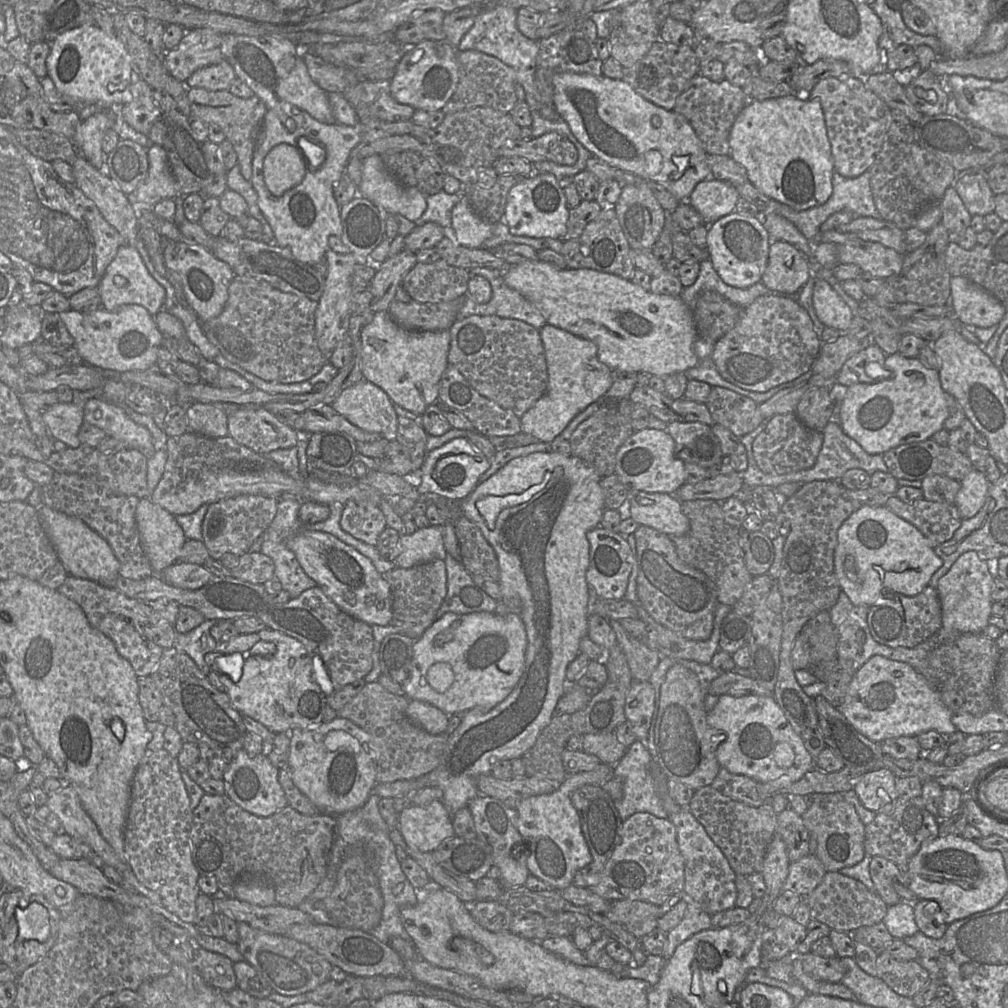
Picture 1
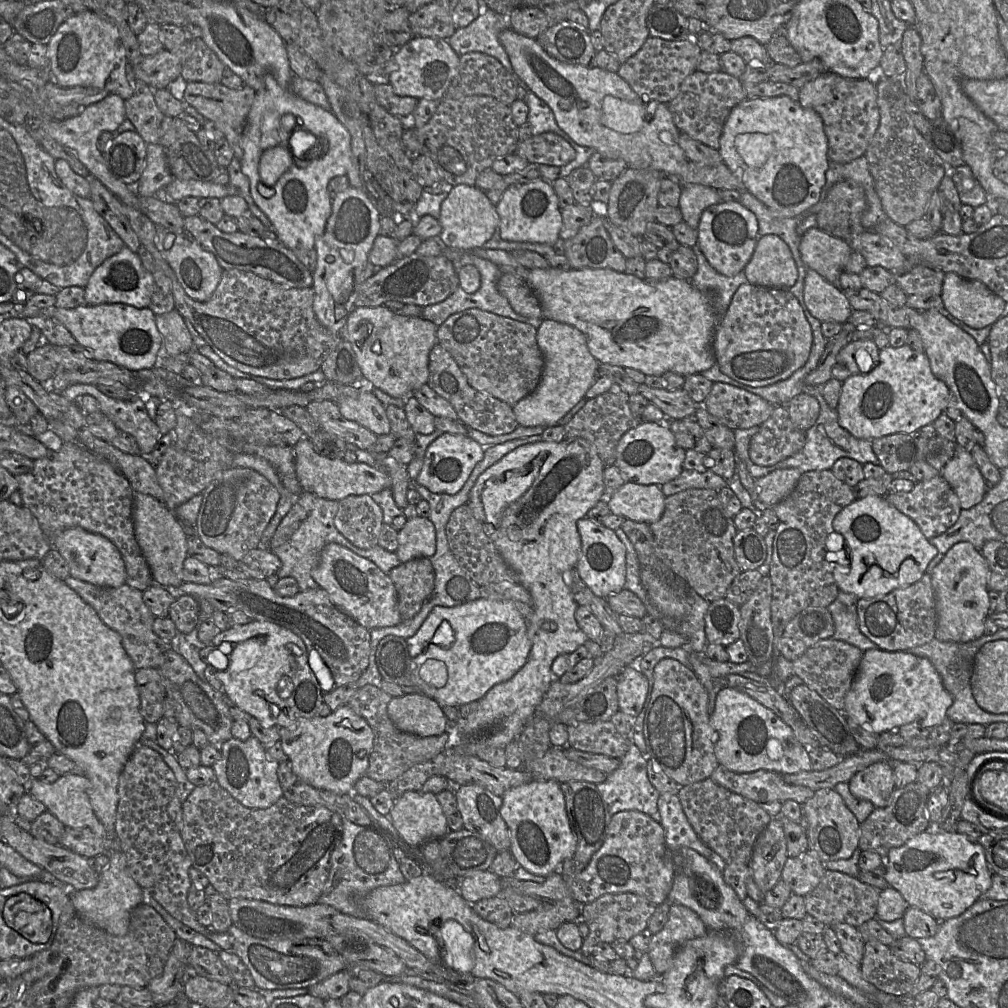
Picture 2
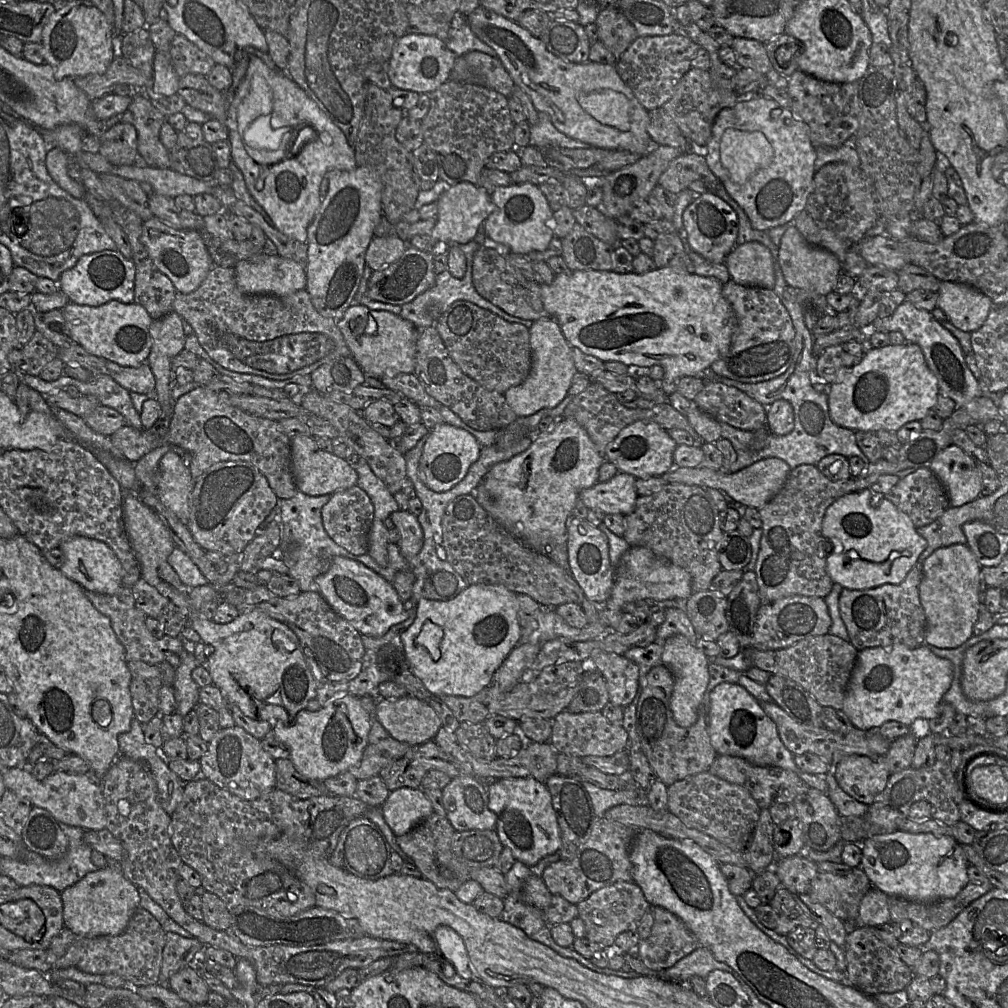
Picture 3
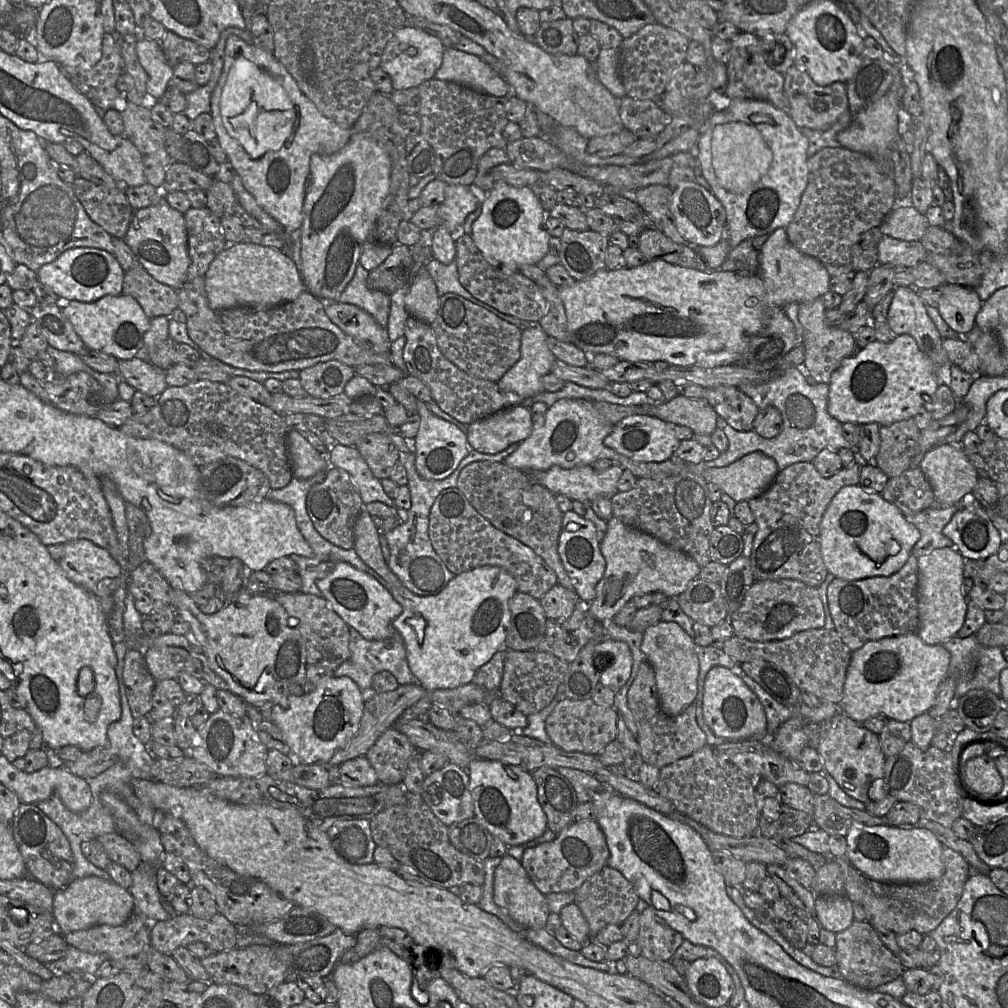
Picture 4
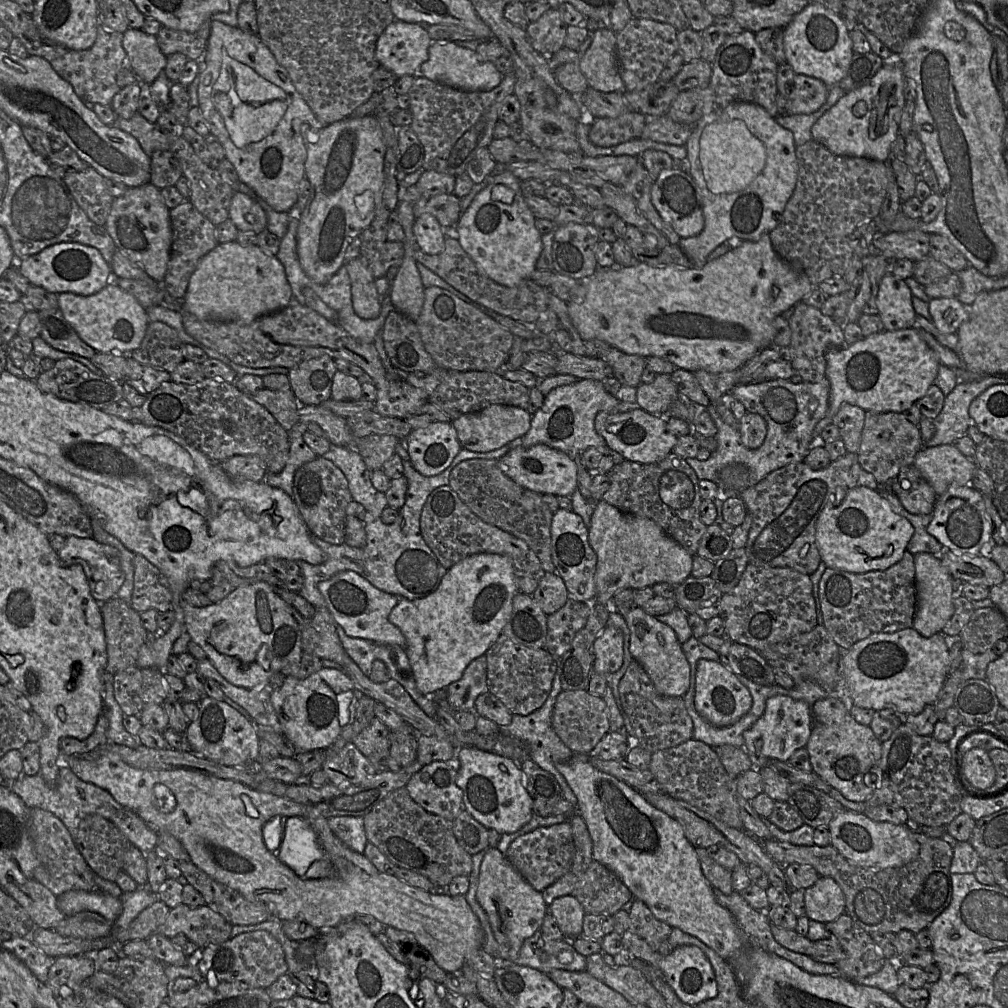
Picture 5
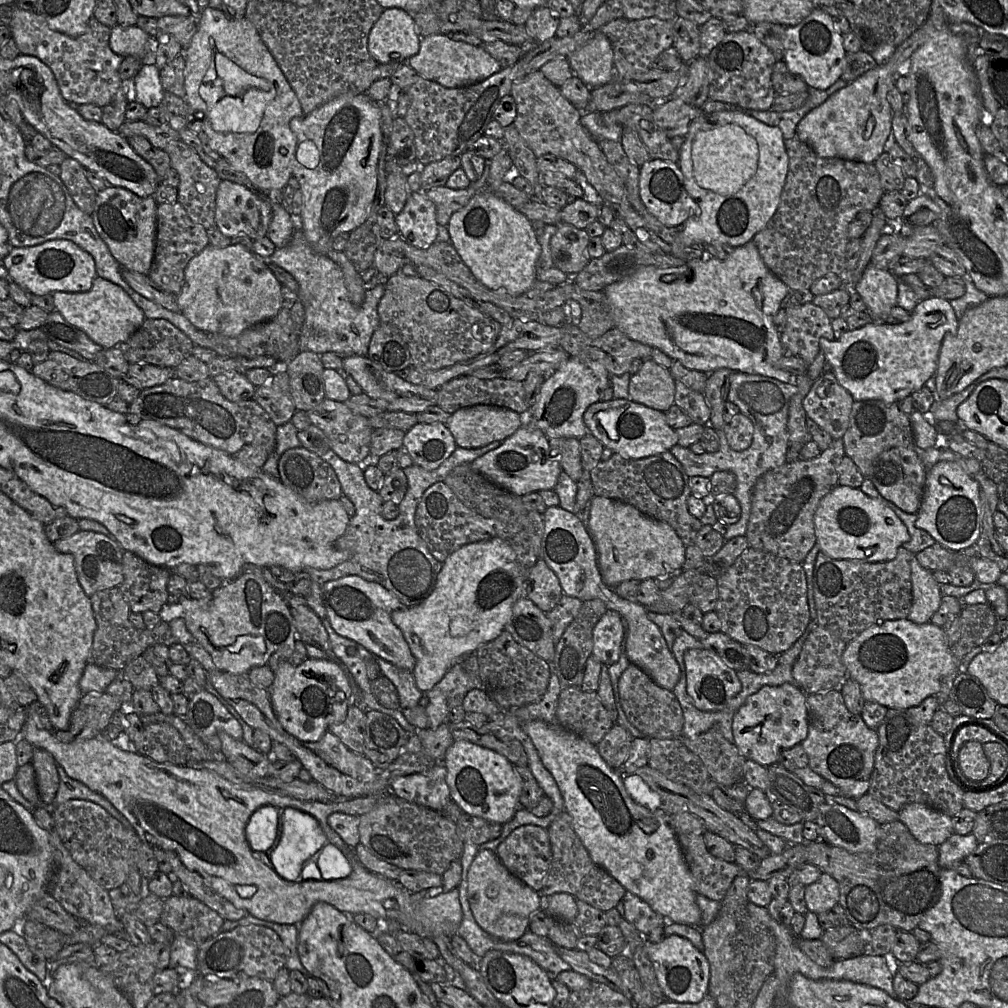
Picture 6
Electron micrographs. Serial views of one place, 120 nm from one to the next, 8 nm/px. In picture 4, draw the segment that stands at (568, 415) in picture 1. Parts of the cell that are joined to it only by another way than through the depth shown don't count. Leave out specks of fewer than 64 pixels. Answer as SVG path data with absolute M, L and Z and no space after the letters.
M538 324L522 331L520 359L497 382L501 390L515 393L523 399L533 397L544 391L542 378L551 373L556 361L555 355L548 347L547 338L548 334Z

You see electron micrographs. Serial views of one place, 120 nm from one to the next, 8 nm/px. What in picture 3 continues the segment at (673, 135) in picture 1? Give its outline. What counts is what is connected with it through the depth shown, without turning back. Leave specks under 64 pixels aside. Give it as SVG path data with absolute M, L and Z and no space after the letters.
M477 7L466 16L471 31L491 47L496 57L514 81L532 100L538 112L549 115L556 129L570 138L592 147L607 150L627 150L641 156L651 153L657 146L647 132L649 111L638 101L632 90L619 77L615 66L588 61L573 63L564 61L549 52L539 37L533 36L517 22L491 10Z

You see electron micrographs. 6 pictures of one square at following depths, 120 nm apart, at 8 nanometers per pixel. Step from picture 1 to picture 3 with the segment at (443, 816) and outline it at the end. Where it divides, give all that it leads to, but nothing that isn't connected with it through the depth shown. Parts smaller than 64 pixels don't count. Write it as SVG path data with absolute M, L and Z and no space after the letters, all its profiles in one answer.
M410 787L390 791L380 811L396 836L408 833L434 812L422 789Z

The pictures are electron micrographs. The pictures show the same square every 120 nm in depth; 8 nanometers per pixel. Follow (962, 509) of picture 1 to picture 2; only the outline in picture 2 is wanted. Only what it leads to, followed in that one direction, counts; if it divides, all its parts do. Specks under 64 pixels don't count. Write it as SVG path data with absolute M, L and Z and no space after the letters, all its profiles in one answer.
M956 445L954 456L944 465L940 475L956 493L960 506L967 510L979 504L987 491L987 484L971 453Z

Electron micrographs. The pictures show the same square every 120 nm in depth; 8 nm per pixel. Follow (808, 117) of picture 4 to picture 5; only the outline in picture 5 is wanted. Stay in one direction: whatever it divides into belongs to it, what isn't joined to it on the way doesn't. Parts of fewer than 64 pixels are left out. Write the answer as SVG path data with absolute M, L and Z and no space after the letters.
M787 63L778 65L776 85L787 101L789 115L814 113L826 102L829 92L821 80L797 74Z

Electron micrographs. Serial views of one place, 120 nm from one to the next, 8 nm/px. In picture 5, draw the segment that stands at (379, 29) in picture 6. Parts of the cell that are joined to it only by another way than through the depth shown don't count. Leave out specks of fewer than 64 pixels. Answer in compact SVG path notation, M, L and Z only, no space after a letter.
M395 19L382 32L376 43L375 57L380 66L397 78L420 76L420 66L428 59L432 40L418 23Z

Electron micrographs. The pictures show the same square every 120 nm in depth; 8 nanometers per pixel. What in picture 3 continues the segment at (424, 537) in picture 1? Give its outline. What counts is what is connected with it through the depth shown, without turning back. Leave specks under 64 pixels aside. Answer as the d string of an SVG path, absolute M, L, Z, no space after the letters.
M399 509L389 517L400 532L398 545L402 556L406 560L413 558L421 551L424 543L423 529L417 516L409 511Z

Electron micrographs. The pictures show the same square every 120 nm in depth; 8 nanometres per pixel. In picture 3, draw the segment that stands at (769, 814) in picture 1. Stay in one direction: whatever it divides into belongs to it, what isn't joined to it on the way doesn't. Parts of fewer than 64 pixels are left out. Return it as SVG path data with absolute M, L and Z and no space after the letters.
M705 771L669 785L667 795L668 810L684 824L708 834L734 851L745 851L761 811L746 788Z

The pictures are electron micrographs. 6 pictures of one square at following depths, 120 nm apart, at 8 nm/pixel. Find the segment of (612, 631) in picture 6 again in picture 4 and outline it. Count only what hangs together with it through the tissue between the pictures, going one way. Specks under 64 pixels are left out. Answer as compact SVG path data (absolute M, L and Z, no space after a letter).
M605 637L596 646L594 665L599 671L599 682L614 692L623 687L631 676L633 658L624 641Z

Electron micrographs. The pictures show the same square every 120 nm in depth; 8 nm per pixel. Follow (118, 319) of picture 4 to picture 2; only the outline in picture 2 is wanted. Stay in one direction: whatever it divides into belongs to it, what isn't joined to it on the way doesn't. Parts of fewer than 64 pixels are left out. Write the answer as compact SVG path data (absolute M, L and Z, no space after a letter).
M108 303L97 306L88 304L73 309L19 307L10 317L52 317L59 320L73 335L79 346L95 361L110 362L132 372L152 369L162 346L155 314L150 308L136 308L124 303Z

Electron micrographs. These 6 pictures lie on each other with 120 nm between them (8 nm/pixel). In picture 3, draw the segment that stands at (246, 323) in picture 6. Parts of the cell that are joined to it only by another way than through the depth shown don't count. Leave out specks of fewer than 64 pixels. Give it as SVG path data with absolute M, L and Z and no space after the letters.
M262 253L240 261L234 271L237 285L244 293L286 296L306 289L305 268L276 253Z

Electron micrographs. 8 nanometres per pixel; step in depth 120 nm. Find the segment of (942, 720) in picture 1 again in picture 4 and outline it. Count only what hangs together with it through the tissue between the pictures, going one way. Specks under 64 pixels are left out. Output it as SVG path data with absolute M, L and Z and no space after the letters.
M917 634L868 641L851 654L841 711L860 724L876 716L910 722L933 707L938 688L949 675L950 660L943 645L928 645Z

